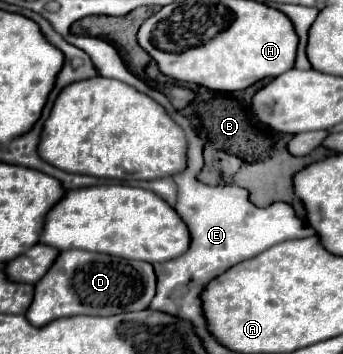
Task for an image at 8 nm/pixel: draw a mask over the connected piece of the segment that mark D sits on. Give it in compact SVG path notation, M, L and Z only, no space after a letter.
M81 249L61 251L51 269L37 283L33 305L25 317L31 325L43 327L59 317L71 315L117 315L147 309L155 297L155 273L147 261L129 261L105 253L91 253Z

